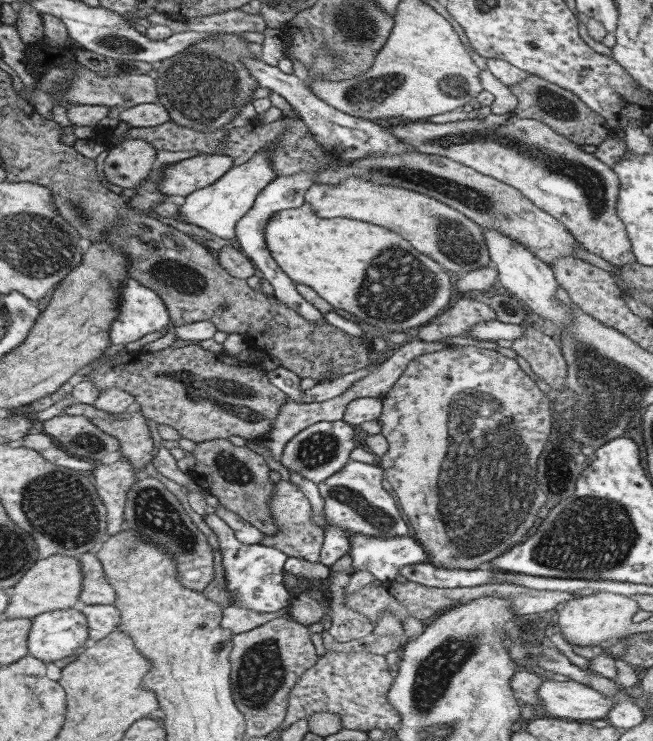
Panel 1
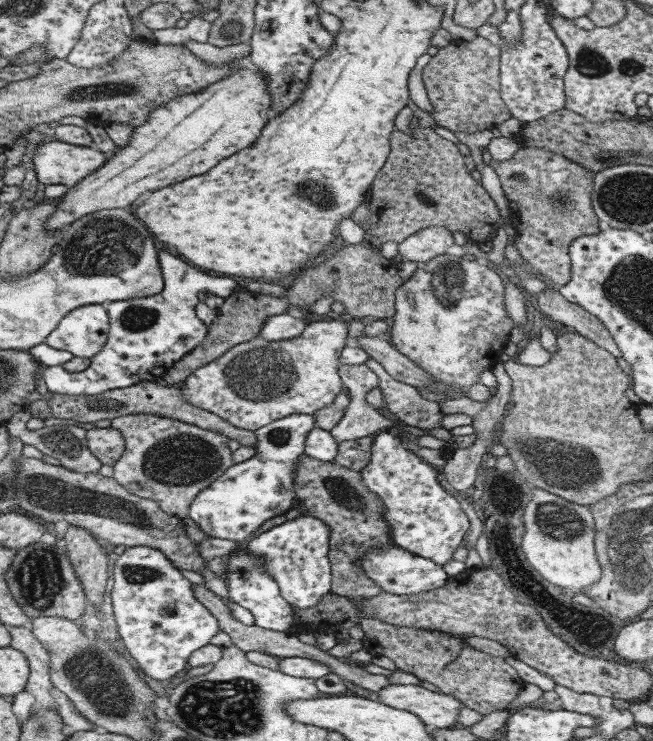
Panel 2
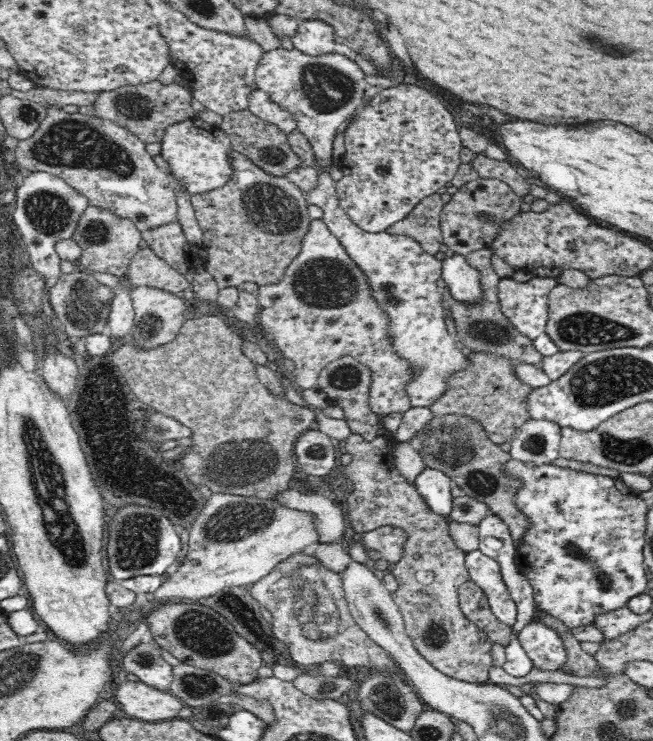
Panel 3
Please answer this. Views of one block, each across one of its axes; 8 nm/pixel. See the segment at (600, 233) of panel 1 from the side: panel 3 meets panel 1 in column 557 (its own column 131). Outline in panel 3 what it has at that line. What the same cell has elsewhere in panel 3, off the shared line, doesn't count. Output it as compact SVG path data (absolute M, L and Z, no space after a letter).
M48 108L48 114L38 127L38 130L26 140L18 141L14 149L16 164L24 166L30 172L46 172L61 178L78 194L86 197L89 207L104 211L131 221L138 233L177 221L177 198L172 177L154 163L152 155L145 149L145 143L130 131L116 126L109 120L102 120L92 115L80 113L69 114L62 108Z

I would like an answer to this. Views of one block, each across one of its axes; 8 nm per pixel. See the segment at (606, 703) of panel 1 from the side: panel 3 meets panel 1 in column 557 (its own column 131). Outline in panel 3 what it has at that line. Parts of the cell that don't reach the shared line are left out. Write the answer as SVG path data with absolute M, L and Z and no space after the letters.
M128 679L127 682L119 684L115 688L114 699L124 716L130 719L139 719L154 723L155 721L169 721L178 718L178 712L184 706L179 699L176 699L170 692L154 690L139 682L136 679Z

